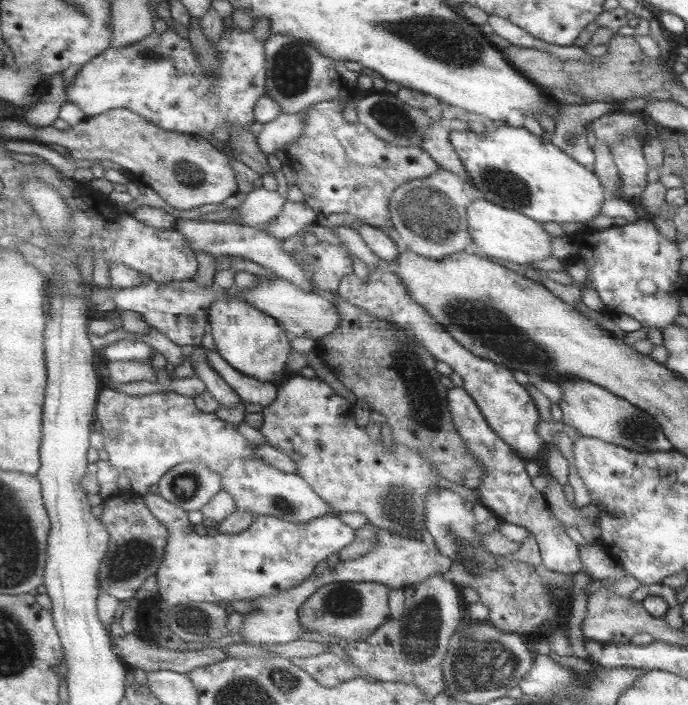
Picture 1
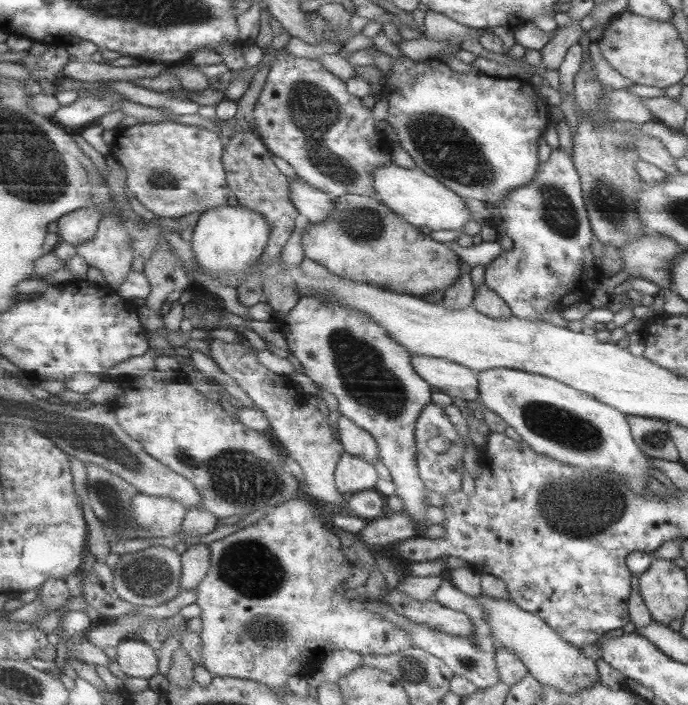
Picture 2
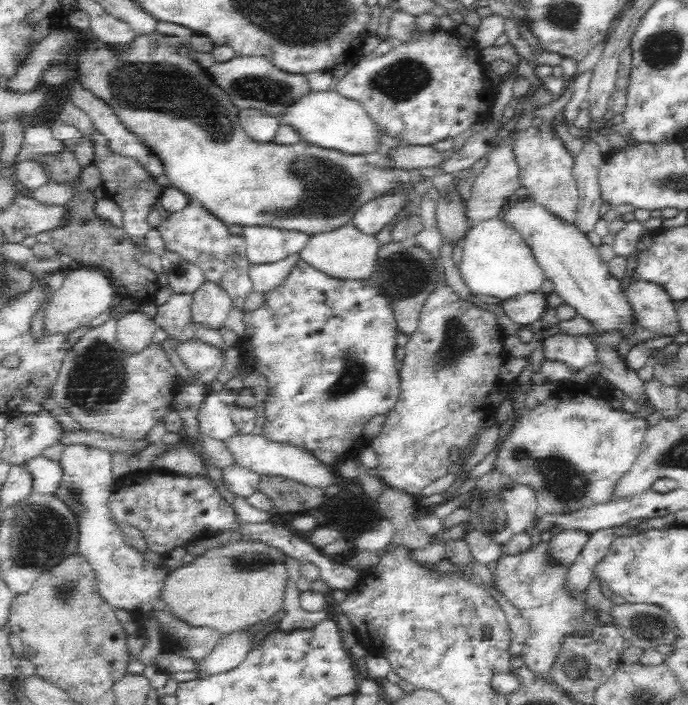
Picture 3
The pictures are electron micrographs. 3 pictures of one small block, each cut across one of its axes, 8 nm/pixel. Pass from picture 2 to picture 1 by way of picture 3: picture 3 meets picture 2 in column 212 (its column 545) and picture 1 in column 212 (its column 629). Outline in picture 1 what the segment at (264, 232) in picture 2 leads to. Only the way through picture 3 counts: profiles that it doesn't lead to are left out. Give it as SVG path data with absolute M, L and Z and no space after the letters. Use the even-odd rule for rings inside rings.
M221 295L213 301L211 305L211 333L215 340L217 350L220 355L235 369L241 373L255 377L267 383L276 385L282 384L290 377L290 369L287 368L287 363L290 362L292 341L289 341L289 334L286 328L274 316L268 315L266 312L261 311L259 307L255 307L253 303L237 297L235 295Z

